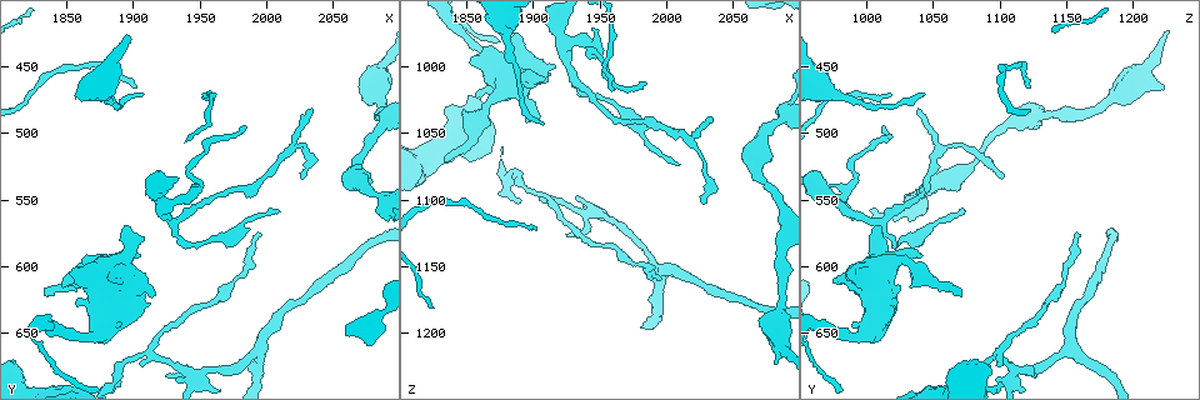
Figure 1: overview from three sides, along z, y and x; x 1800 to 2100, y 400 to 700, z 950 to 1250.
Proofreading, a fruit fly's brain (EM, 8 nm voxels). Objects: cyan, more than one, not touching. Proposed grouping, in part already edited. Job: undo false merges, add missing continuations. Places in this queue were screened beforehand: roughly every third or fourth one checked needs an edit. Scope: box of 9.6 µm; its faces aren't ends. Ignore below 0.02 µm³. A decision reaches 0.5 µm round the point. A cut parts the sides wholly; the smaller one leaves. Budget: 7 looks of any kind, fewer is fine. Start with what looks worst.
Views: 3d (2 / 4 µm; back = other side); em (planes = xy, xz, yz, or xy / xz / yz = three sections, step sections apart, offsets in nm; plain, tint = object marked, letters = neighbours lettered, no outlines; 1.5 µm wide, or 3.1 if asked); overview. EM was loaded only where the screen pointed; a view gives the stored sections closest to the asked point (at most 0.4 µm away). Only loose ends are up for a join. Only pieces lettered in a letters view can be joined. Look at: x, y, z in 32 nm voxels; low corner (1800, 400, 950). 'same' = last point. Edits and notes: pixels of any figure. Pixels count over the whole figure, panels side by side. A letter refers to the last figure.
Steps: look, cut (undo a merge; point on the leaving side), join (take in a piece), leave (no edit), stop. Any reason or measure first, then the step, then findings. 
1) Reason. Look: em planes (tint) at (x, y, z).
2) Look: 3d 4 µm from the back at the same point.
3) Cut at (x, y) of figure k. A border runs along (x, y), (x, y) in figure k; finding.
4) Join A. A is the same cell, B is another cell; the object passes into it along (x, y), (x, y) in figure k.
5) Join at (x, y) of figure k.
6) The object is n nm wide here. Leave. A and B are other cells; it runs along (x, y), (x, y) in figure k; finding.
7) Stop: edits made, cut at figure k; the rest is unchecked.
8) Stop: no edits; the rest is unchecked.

Free end. Look: em planes (letters) at (2080, 466, 1222).

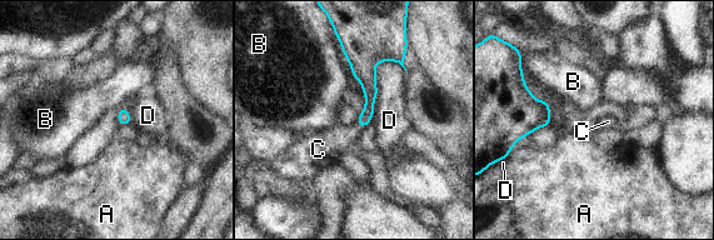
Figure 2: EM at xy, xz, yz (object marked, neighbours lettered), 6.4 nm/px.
Join C. C is the same cell, A, B and D are other cells; the object passes into it along (369, 88), (358, 124), (325, 145) in figure 2; it goes on there.

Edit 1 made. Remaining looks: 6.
See it whole again. Look: overview.

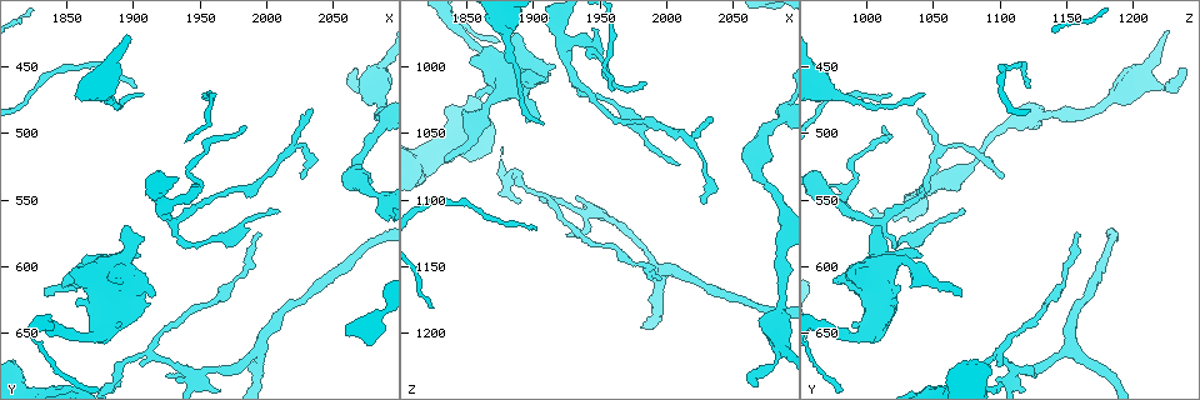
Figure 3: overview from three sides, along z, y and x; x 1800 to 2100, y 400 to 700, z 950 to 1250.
Stops while still wide. Look: 3d 4 µm at (1894, 568, 1008).

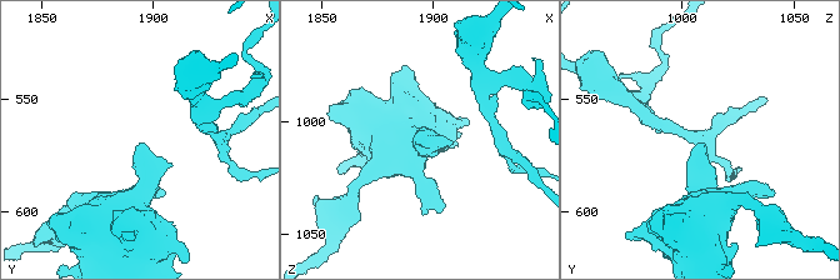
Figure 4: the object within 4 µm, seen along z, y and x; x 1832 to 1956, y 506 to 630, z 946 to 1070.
Look: em xz step 8 (letters) at (1895, 568, 1010).

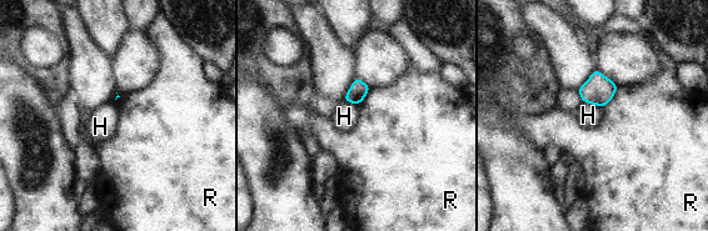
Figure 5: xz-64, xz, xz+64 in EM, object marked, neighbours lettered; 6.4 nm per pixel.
Look: em planes (letters) at the same point.

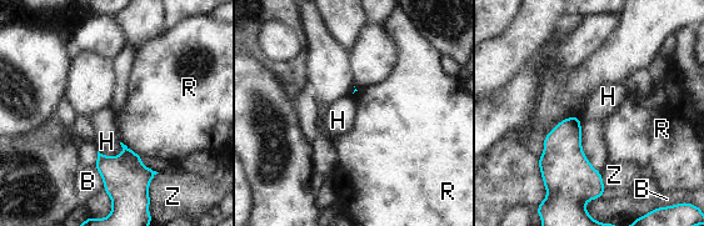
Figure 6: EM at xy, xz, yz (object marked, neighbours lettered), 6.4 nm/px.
The longest contact is with H, 400 nm. Leave. B, H, R and Z are other cells; none of them fits.

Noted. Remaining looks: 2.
An open end. Look: em xz step 4 (plain) at (1996, 576, 1158).

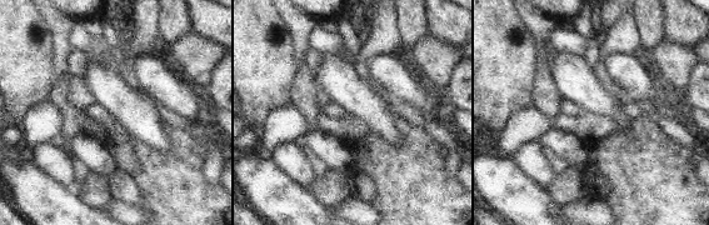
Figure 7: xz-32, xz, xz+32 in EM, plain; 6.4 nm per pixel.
See the neighbours. Look: em xz step 4 (letters) at the same point.

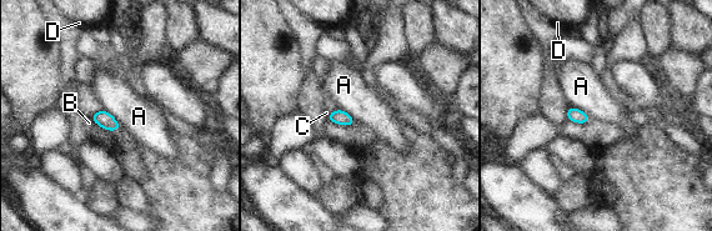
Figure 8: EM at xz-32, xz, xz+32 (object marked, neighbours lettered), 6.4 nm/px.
The object is 80 nm wide here. Leave. A, B, C and D are other cells; none of them fits.

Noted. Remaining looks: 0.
Stop: edits made, join at figure 2; the rest is unchecked.

